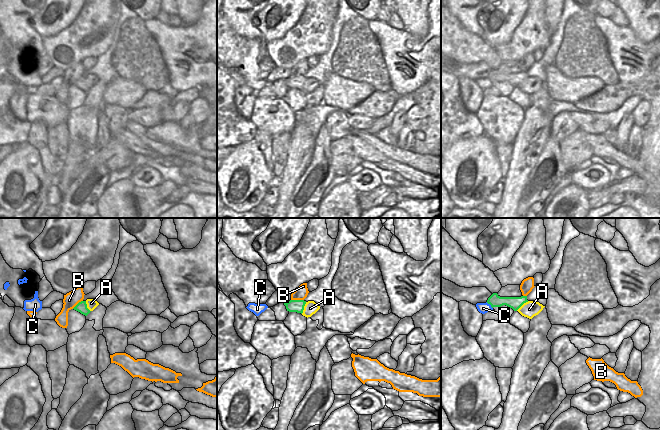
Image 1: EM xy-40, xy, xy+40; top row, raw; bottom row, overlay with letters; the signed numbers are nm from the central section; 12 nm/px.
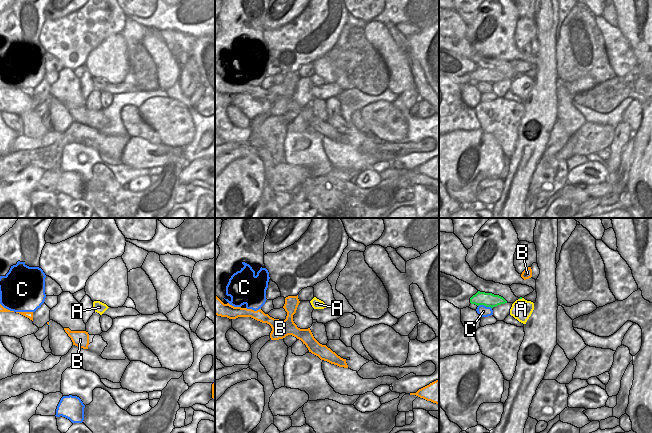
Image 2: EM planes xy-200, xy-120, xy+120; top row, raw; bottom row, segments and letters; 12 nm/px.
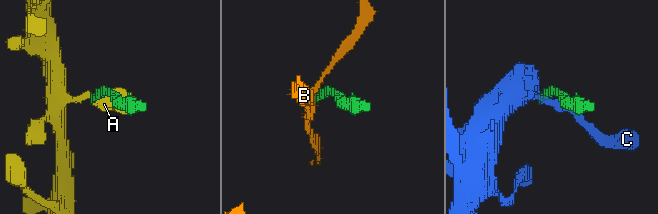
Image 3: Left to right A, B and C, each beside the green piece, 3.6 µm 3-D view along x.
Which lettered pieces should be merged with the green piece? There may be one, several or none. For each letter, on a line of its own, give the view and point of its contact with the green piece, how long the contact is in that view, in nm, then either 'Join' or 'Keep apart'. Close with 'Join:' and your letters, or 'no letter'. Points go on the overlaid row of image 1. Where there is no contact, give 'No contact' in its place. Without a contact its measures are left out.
A: Touches green at xy (303, 308). Shared border 160 nm. Keep apart
B: Touches green at xy (297, 300). Shared border 160 nm. Keep apart
C: Touches green at xy+40 (490, 304). Shared border 110 nm. Keep apart
Join: no letter.

